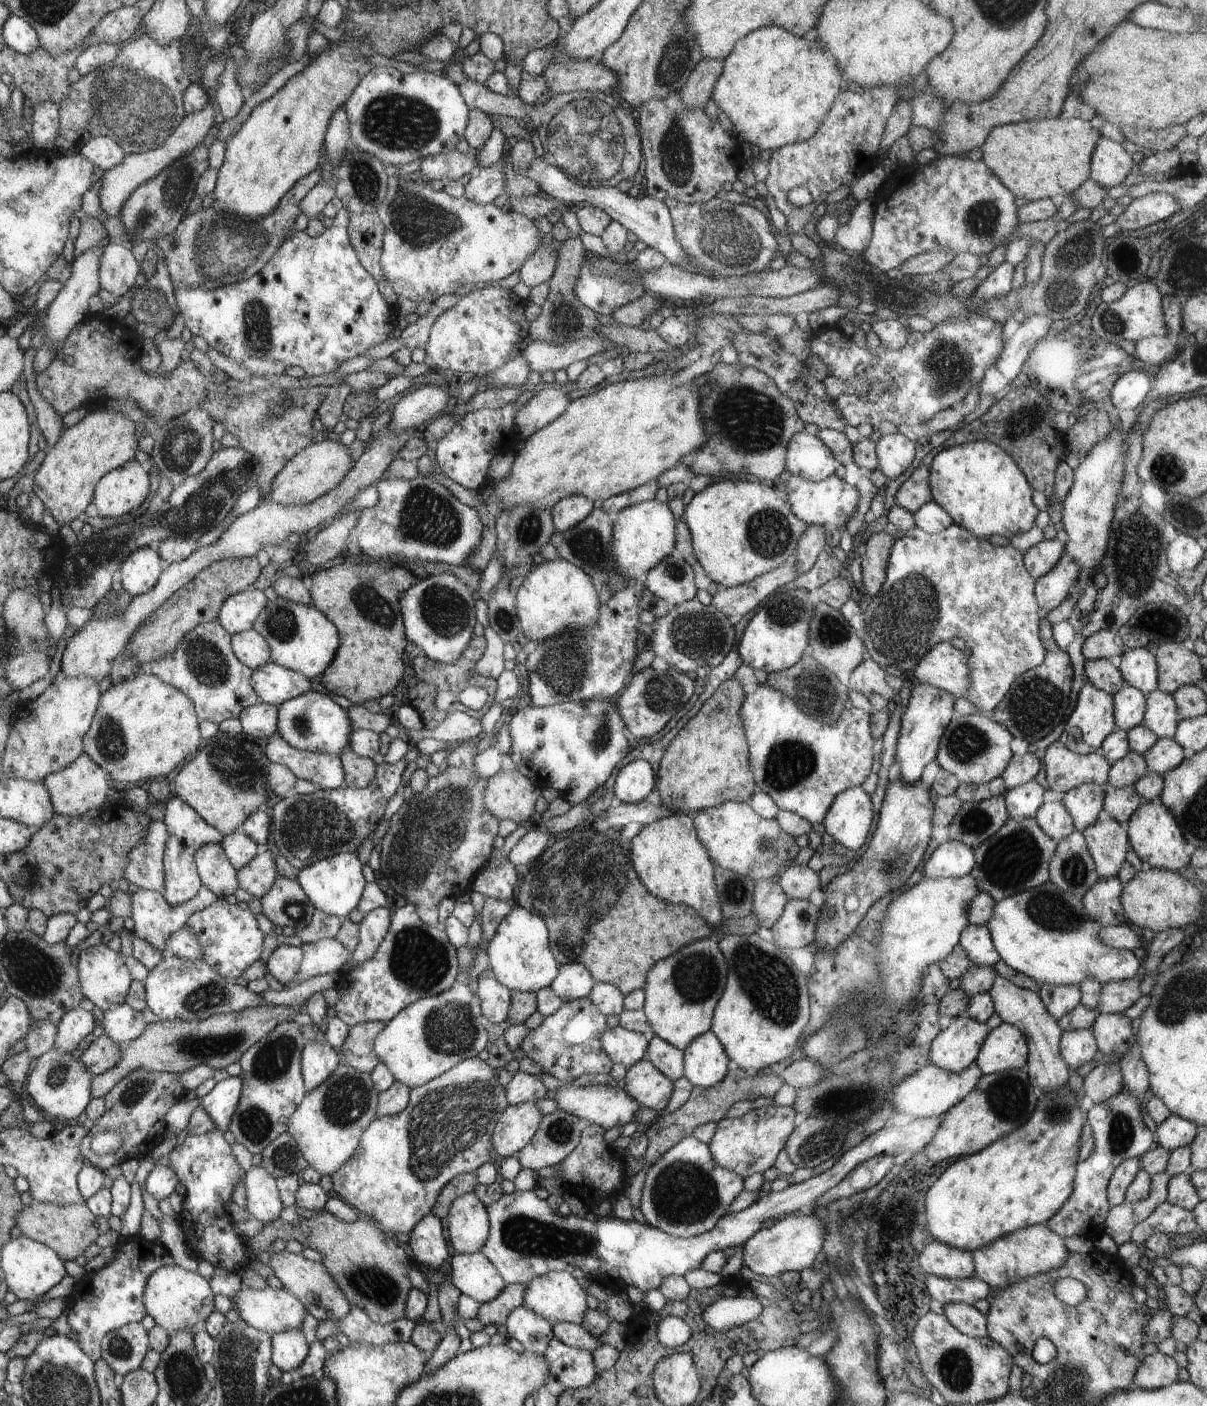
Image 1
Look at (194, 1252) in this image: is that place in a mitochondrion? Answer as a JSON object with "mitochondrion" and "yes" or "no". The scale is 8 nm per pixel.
{"mitochondrion":"no"}

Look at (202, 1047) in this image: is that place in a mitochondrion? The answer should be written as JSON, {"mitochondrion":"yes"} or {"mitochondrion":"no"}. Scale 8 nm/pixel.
{"mitochondrion":"yes"}

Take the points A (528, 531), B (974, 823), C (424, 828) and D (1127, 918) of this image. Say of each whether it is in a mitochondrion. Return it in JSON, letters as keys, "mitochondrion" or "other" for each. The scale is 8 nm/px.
{"A":"mitochondrion","B":"mitochondrion","C":"mitochondrion","D":"other"}

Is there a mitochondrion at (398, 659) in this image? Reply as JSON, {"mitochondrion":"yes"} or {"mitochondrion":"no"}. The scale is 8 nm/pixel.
{"mitochondrion":"no"}

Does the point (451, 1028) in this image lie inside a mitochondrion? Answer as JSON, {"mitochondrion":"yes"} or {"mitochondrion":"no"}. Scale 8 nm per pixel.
{"mitochondrion":"yes"}

